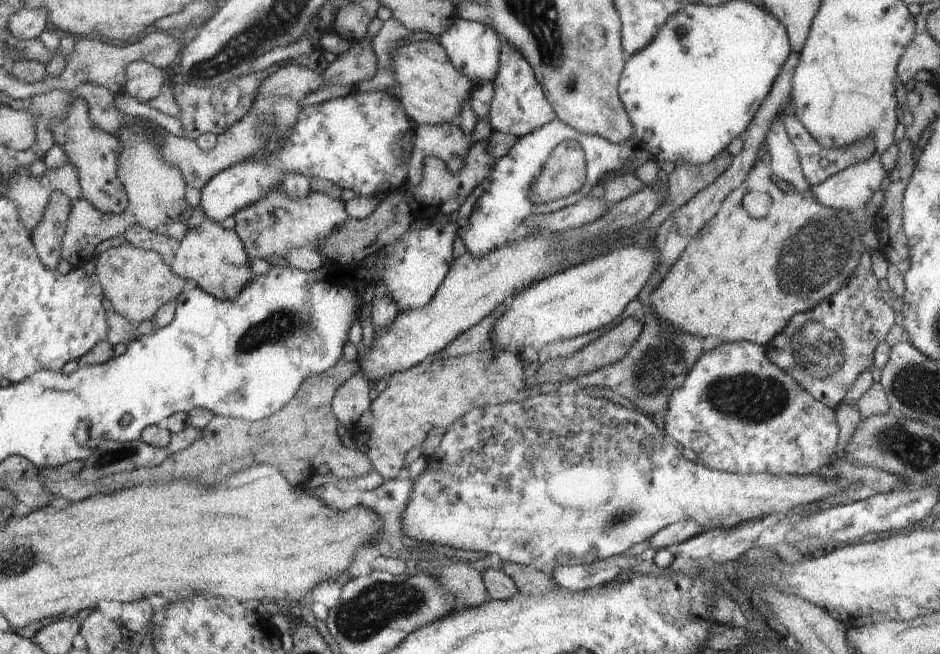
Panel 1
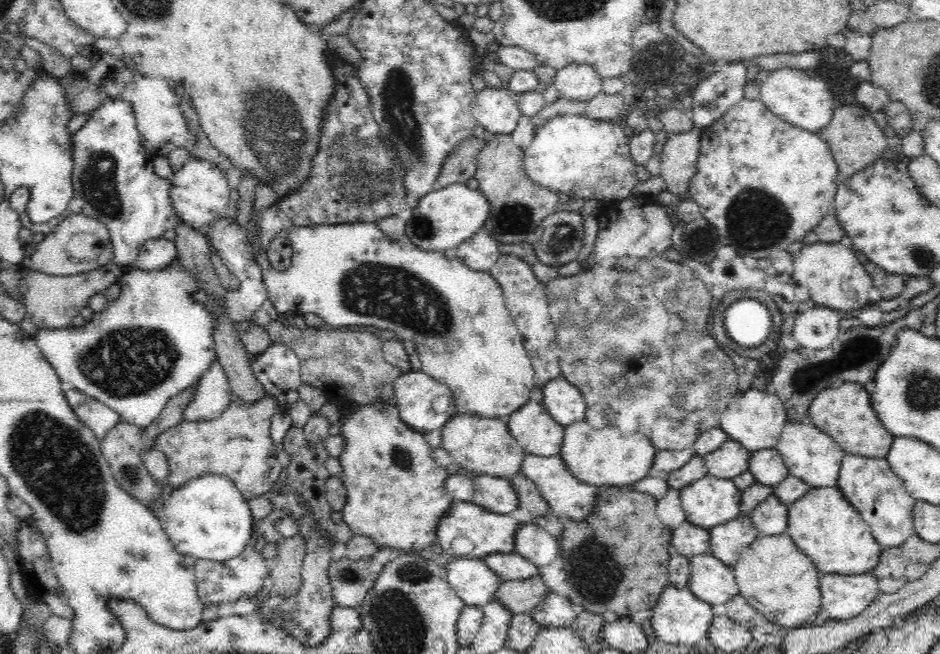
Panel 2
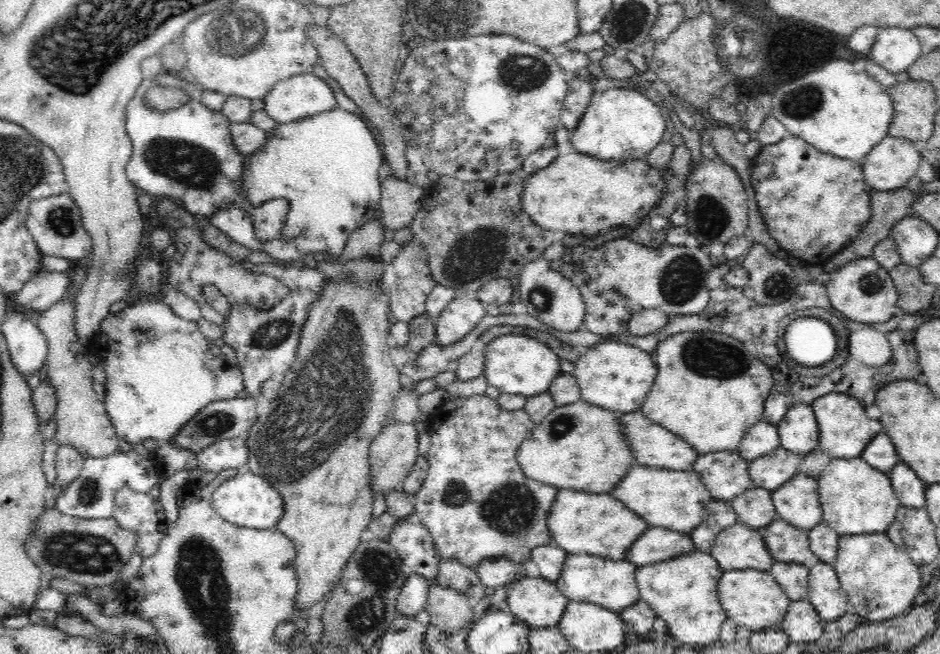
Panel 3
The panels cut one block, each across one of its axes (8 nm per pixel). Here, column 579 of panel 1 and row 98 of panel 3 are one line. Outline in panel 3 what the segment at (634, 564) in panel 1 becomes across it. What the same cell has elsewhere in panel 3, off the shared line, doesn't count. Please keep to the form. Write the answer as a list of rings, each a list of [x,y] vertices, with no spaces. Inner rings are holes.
[[[571,75],[568,83],[568,92],[564,98],[561,110],[561,122],[564,128],[574,131],[593,96],[593,82],[581,80],[578,75]]]

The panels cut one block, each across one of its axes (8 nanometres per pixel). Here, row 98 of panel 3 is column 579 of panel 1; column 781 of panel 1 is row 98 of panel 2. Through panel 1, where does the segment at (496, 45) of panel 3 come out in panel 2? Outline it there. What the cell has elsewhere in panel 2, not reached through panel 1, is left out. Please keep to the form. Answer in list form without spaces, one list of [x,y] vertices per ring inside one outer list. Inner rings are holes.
[[[504,86],[485,87],[476,92],[471,111],[477,125],[492,134],[511,134],[523,116],[518,103]]]

